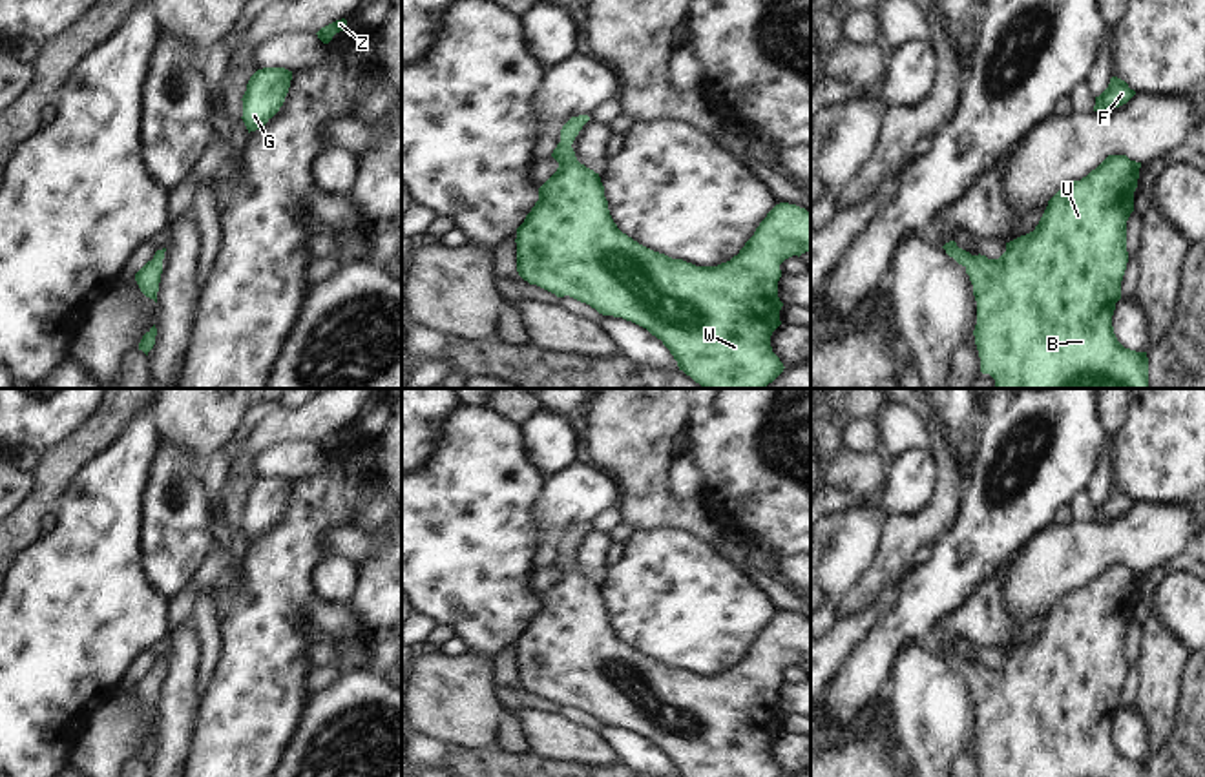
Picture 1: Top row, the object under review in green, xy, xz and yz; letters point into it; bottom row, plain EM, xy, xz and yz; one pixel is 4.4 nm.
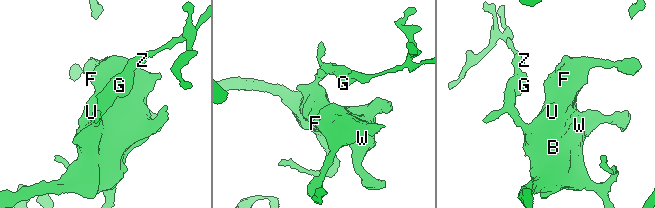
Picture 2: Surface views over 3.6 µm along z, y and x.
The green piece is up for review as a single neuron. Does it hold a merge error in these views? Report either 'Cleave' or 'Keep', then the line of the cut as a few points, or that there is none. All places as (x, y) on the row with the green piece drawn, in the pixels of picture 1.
Keep. No split.

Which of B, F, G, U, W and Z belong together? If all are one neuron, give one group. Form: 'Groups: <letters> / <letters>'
Groups: B F G U W Z

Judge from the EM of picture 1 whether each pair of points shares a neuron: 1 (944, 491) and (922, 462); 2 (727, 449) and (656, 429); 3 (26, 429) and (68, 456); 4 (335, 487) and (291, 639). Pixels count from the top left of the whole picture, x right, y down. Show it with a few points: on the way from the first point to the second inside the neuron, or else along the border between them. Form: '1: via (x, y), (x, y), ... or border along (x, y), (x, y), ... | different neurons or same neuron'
1: border along (932, 449), (935, 489), (910, 513) | different neurons
2: border along (692, 409), (685, 427) | different neurons
3: border along (84, 418), (39, 453) | different neurons
4: via (298, 526), (287, 551), (287, 600) | same neuron

